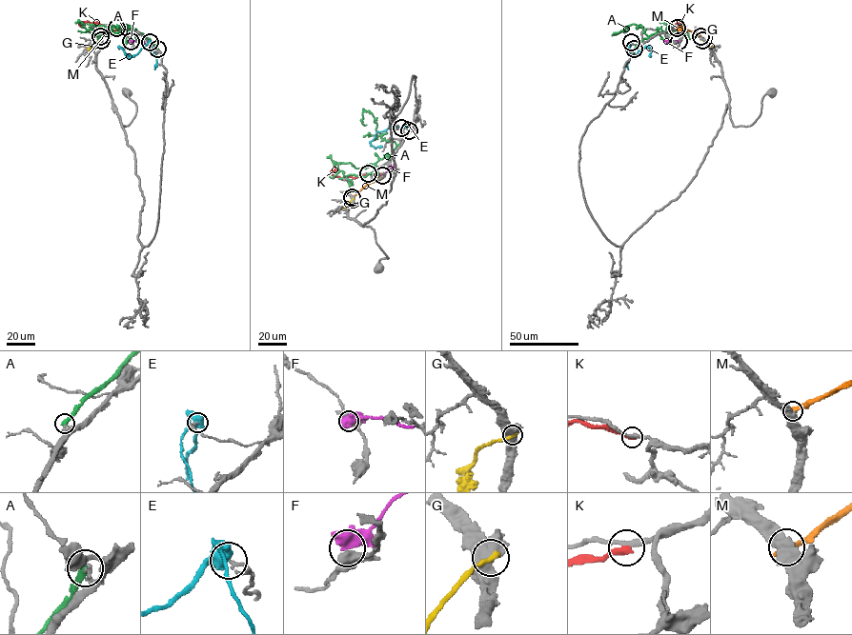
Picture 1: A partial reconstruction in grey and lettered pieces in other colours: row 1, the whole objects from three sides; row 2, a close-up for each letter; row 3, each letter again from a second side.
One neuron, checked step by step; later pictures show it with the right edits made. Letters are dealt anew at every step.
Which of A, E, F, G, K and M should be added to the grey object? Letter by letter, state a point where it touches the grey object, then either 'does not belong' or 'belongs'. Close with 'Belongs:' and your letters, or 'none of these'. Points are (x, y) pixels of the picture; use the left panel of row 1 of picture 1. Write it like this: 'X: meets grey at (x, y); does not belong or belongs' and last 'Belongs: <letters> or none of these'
A: meets grey at (157, 49); does not belong
E: meets grey at (150, 42); does not belong
F: meets grey at (131, 41); does not belong
G: meets grey at (101, 40); does not belong
K: meets grey at (116, 28); does not belong
M: meets grey at (100, 36); does not belong
Belongs: none of these

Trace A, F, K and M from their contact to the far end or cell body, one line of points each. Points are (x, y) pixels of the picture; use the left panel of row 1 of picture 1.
A: (157, 49), (140, 33), (124, 30), (124, 35), (118, 35), (108, 28), (93, 25), (101, 31), (97, 39)
F: (131, 41), (143, 41)
K: (116, 28), (88, 21), (79, 24), (83, 27)
M: (100, 36), (114, 30), (132, 29)

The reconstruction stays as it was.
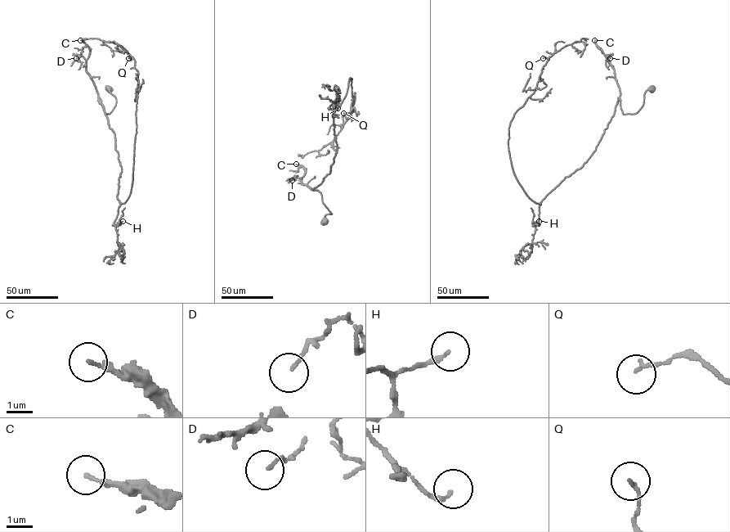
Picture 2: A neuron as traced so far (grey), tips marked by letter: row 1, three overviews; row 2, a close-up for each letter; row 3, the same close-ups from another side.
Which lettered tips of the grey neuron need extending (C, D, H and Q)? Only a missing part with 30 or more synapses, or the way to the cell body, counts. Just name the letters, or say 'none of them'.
C

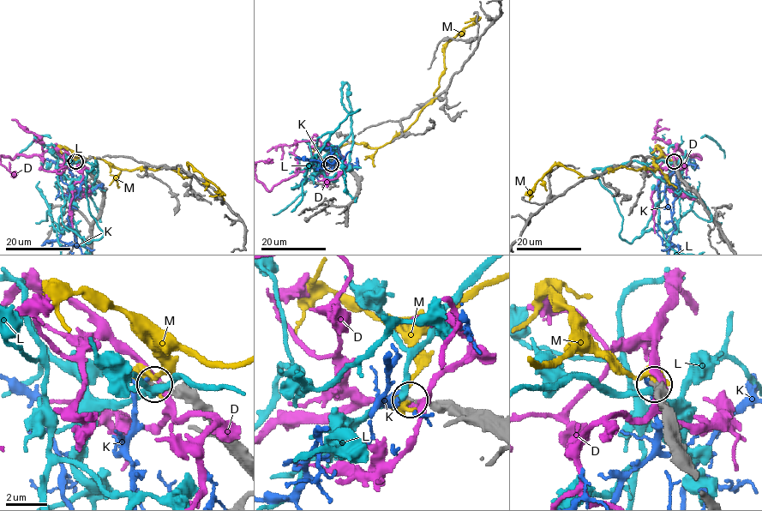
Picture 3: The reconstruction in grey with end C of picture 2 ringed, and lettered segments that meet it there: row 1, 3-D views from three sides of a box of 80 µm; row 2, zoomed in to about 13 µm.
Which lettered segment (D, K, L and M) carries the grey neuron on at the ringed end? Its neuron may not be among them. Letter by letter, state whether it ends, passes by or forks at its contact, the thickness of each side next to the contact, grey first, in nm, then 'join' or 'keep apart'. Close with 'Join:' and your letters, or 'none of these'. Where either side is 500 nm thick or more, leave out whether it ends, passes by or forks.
D: it forks | 380/280 nm | keep apart
K: it forks | 160/110 nm | keep apart
L: it passes by | 160/280 nm | keep apart
M: it passes by | 180/420 nm | keep apart
Join: none of these

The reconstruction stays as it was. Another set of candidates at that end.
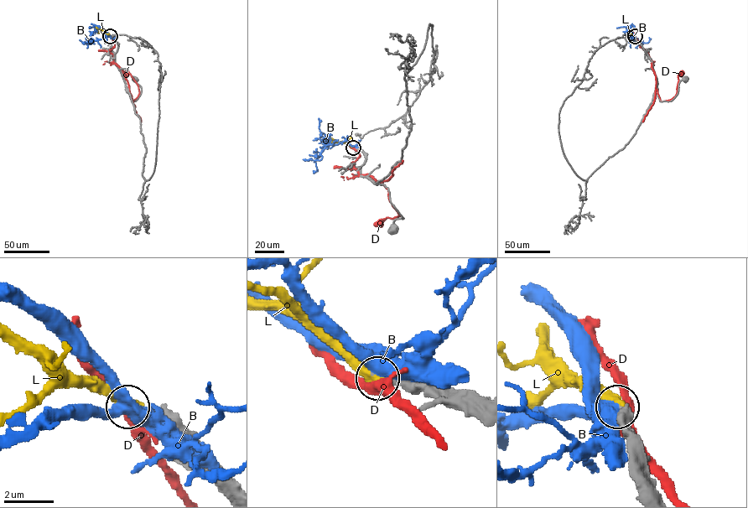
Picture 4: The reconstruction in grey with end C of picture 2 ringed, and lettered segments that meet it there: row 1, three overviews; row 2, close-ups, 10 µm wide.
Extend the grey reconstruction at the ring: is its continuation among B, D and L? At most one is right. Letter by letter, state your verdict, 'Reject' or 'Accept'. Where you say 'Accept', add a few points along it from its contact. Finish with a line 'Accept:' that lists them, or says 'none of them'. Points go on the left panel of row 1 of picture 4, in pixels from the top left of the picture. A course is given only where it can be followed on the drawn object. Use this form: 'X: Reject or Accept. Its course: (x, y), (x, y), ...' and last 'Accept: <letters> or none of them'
B: Reject
D: Reject
L: Accept. Its course: (110, 36), (98, 29), (99, 33)
Accept: L

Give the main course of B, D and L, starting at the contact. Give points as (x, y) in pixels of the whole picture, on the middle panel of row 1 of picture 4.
B: (354, 147), (346, 141), (326, 145), (323, 138), (329, 142), (332, 141), (320, 132), (319, 118)
D: (353, 147), (360, 154), (354, 168), (360, 174), (382, 182), (400, 215), (380, 223)
L: (353, 147), (343, 142), (331, 142), (334, 144)

